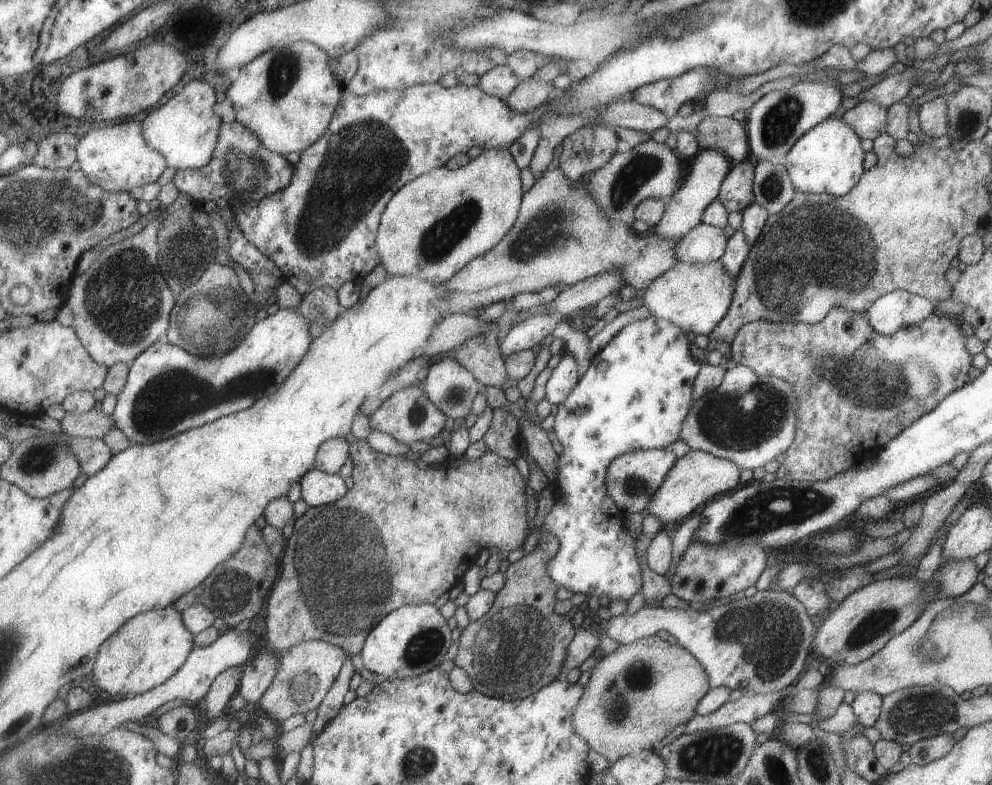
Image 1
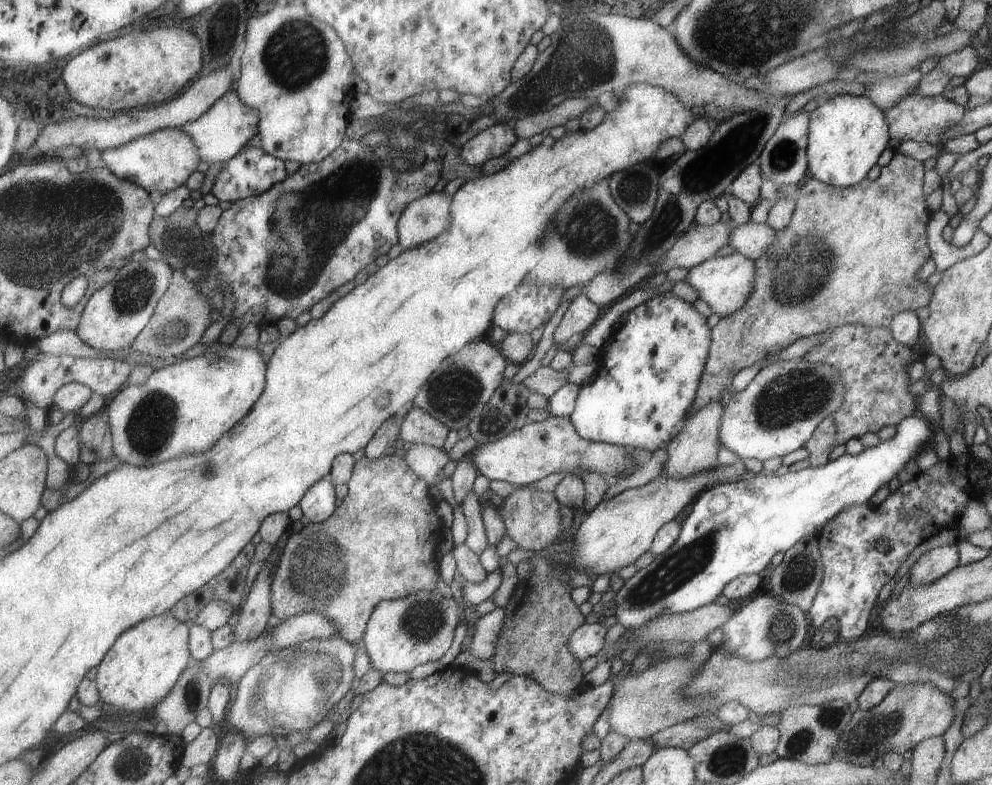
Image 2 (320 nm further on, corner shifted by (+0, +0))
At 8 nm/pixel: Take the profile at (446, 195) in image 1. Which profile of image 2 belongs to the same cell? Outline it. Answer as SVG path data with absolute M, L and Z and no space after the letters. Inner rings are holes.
M442 192L409 203L398 222L399 243L404 248L437 238L452 224L452 198Z

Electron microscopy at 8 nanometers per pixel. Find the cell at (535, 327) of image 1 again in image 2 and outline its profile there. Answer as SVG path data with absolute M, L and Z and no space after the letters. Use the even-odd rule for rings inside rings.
M583 291L573 298L554 331L553 343L563 348L564 342L573 334L587 332L599 316L602 308L592 303Z

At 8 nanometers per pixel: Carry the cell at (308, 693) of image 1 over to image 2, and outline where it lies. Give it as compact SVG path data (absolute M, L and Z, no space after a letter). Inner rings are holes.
M311 639L301 644L283 647L280 651L269 651L255 666L252 666L238 682L236 699L230 708L228 725L231 731L241 733L248 740L259 735L286 737L296 731L307 731L321 724L327 712L357 683L356 658L358 647L347 639Z

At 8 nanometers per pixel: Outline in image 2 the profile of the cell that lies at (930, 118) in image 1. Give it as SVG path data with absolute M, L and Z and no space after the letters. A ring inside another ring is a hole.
M911 93L901 97L899 102L890 109L883 111L888 124L888 135L891 143L914 140L915 142L928 142L933 146L939 146L943 144L942 135L946 129L962 119L965 109L966 107L945 99L941 94L925 96Z

